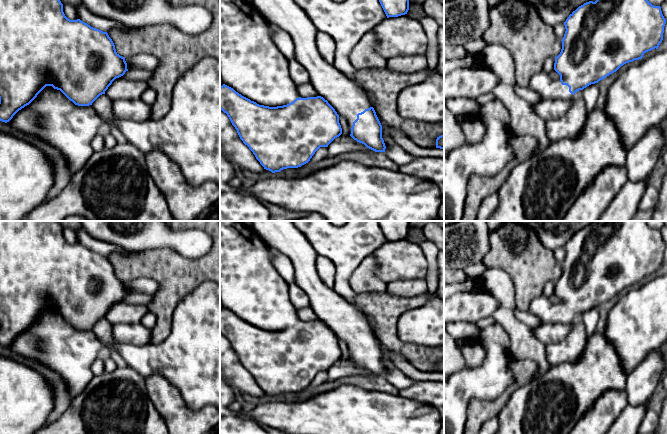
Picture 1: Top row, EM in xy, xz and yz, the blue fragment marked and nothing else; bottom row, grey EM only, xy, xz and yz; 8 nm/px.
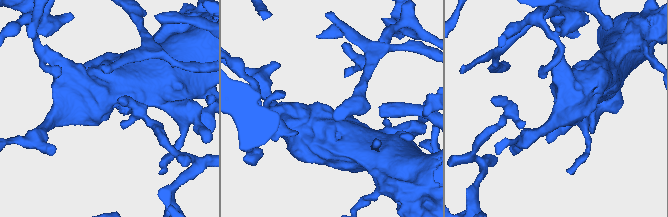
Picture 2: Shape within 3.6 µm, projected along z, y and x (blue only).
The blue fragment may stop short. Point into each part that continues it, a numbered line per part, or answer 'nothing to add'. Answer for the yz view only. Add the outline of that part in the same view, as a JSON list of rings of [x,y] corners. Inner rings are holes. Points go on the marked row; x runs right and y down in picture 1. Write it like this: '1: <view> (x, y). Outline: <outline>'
1: yz (547, 88). Outline: [[[544,71],[534,74],[528,86],[536,92],[543,100],[571,100],[573,94],[569,92],[567,85],[562,85],[560,78],[552,79],[550,75]]]

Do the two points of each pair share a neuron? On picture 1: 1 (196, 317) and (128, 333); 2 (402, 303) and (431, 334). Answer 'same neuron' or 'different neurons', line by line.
1: different neurons
2: different neurons

